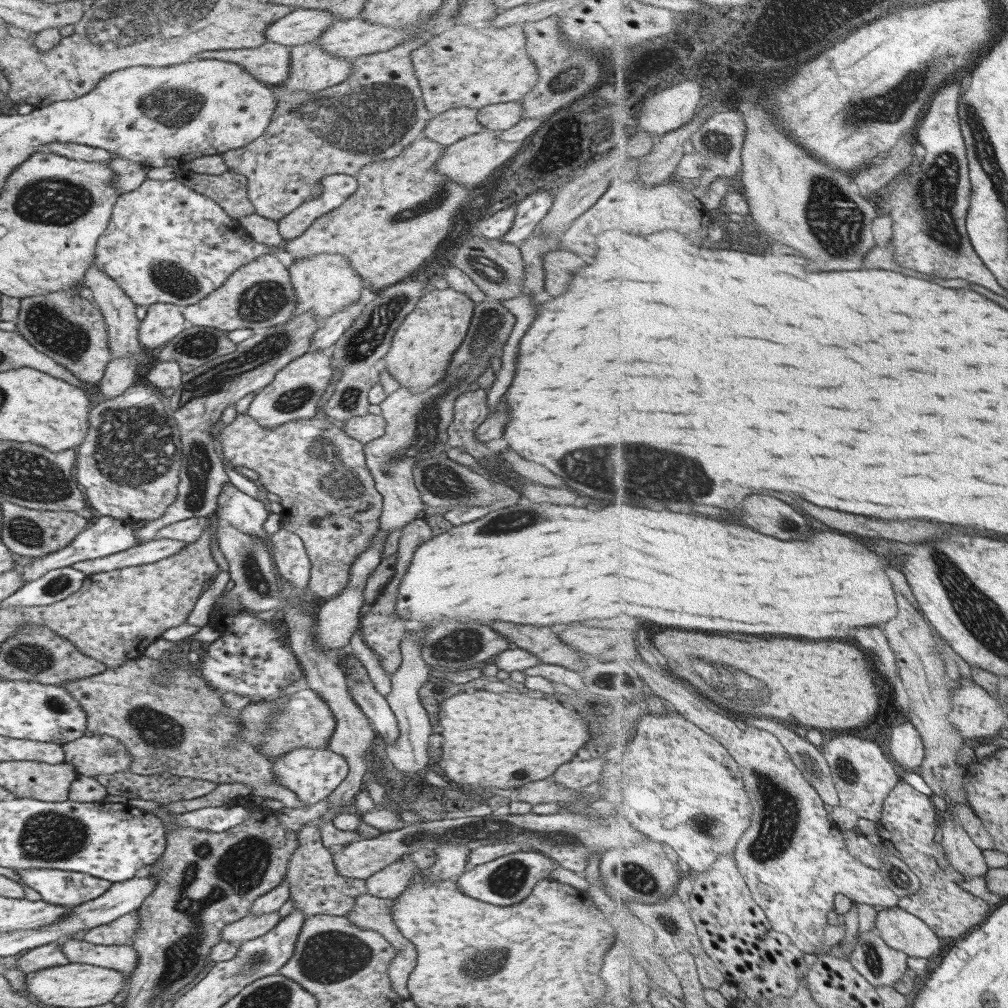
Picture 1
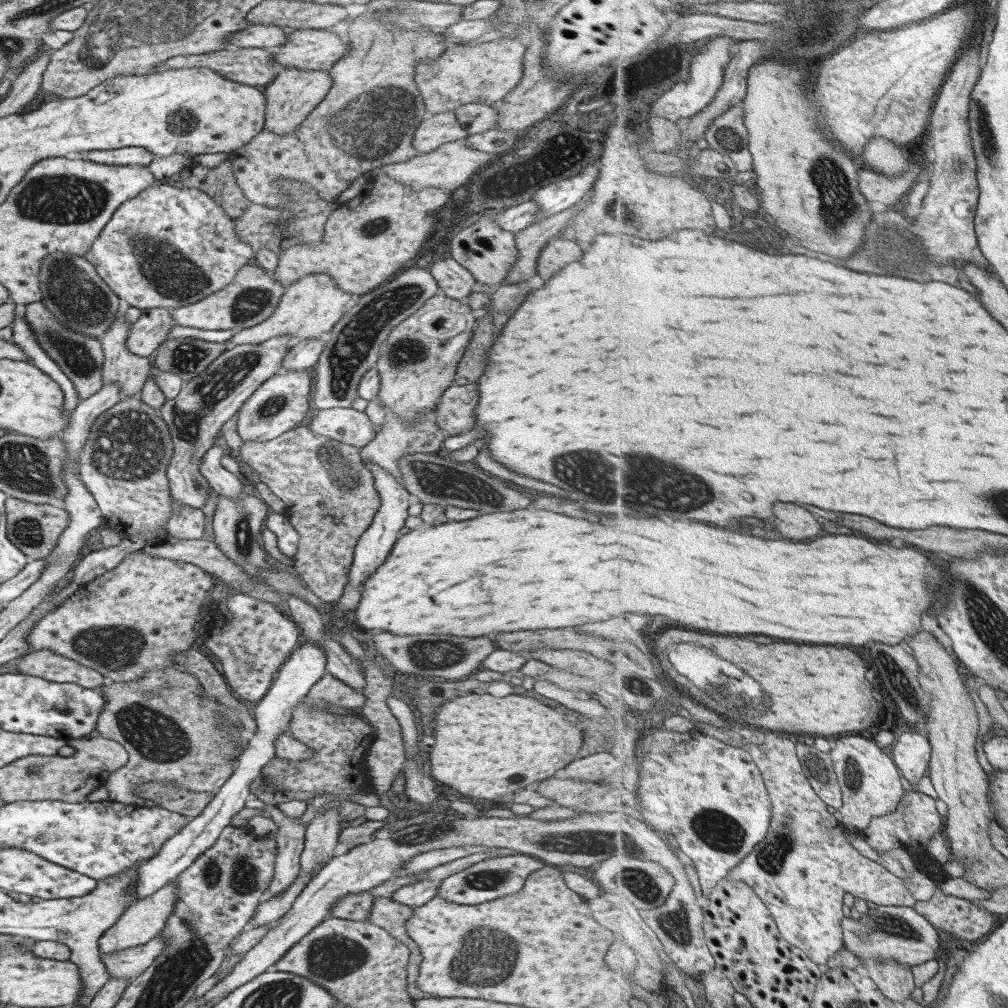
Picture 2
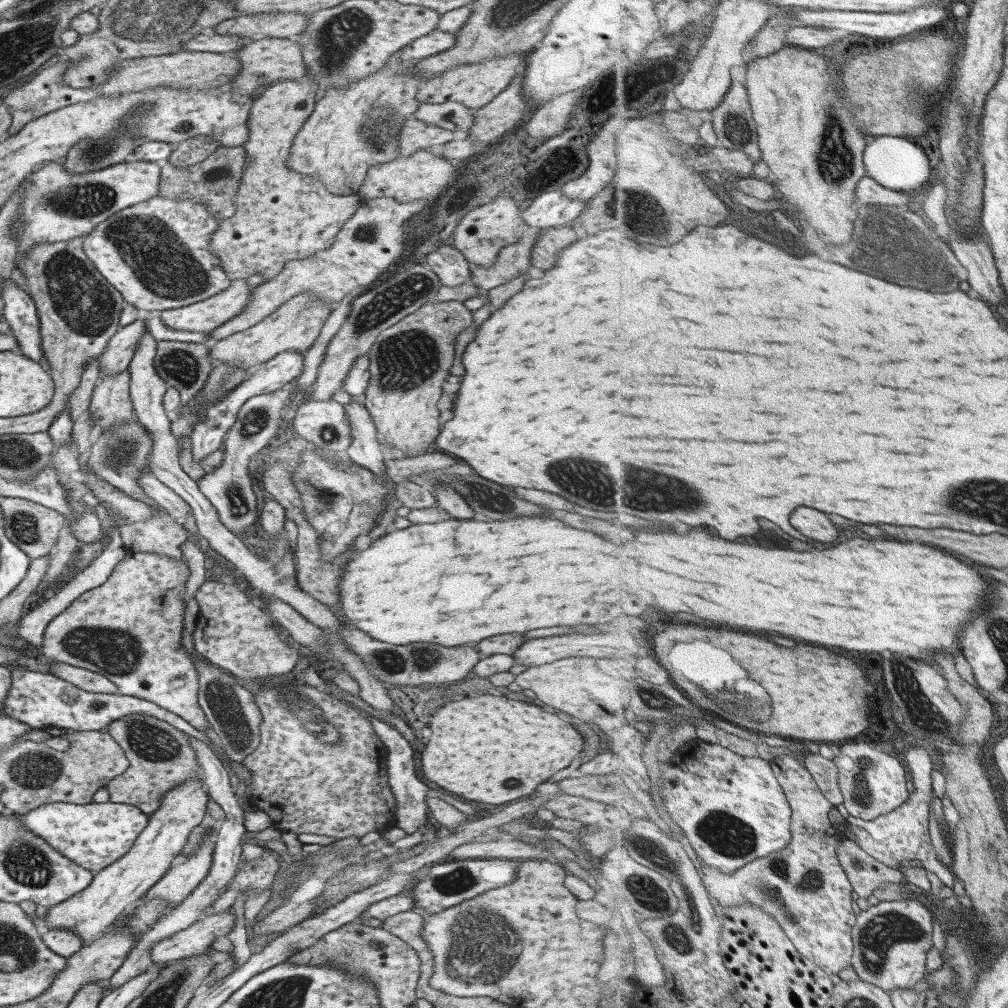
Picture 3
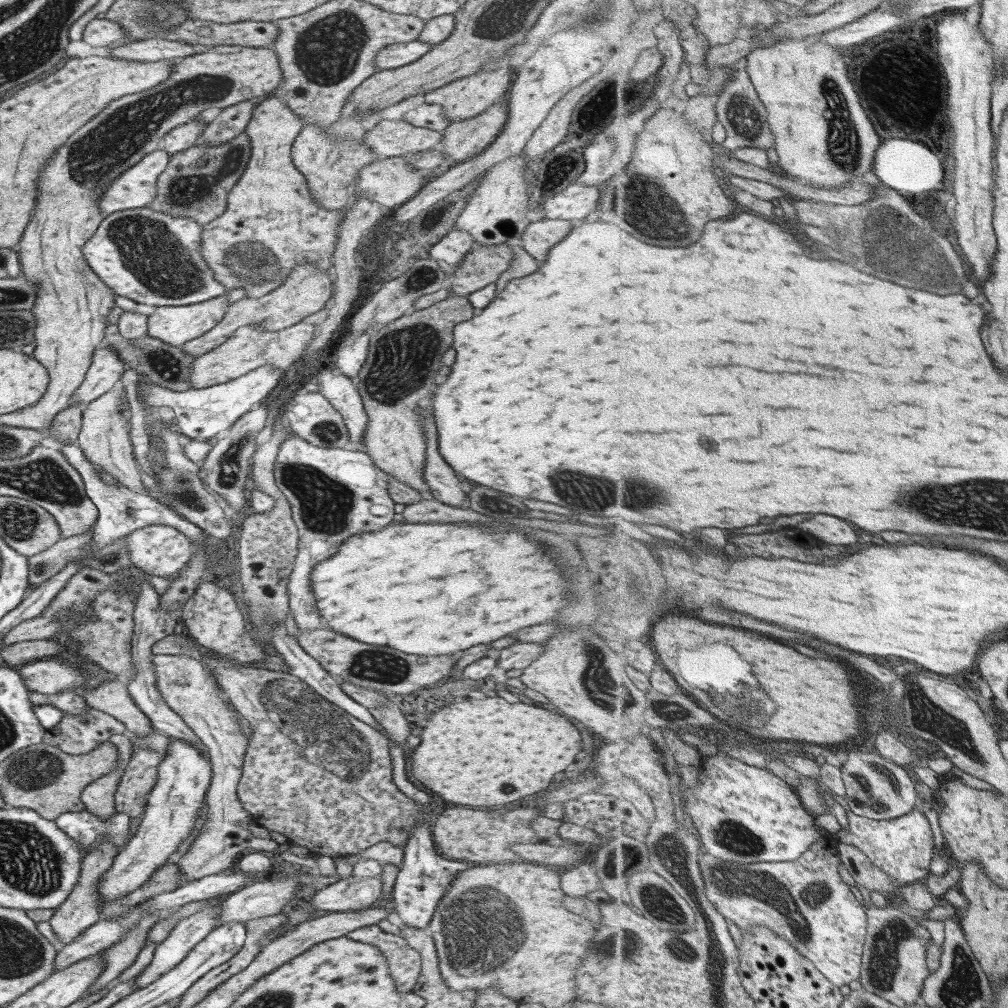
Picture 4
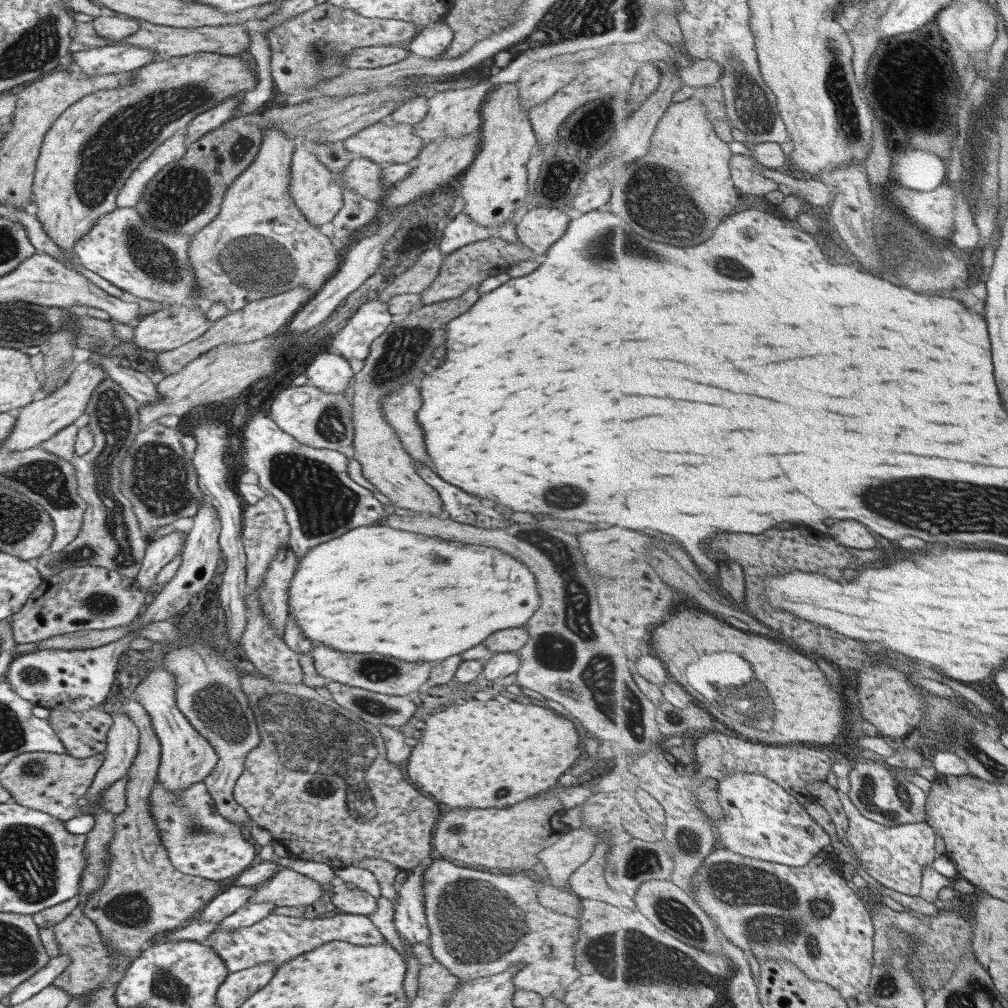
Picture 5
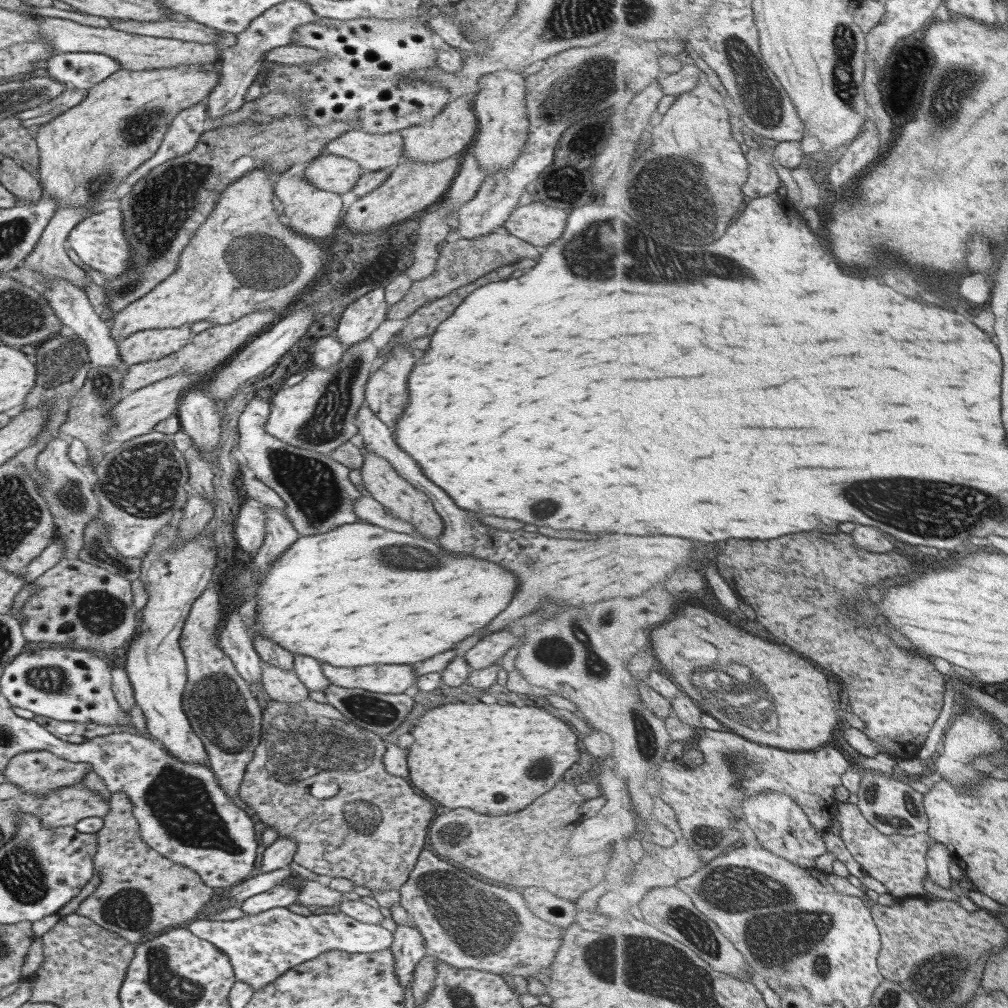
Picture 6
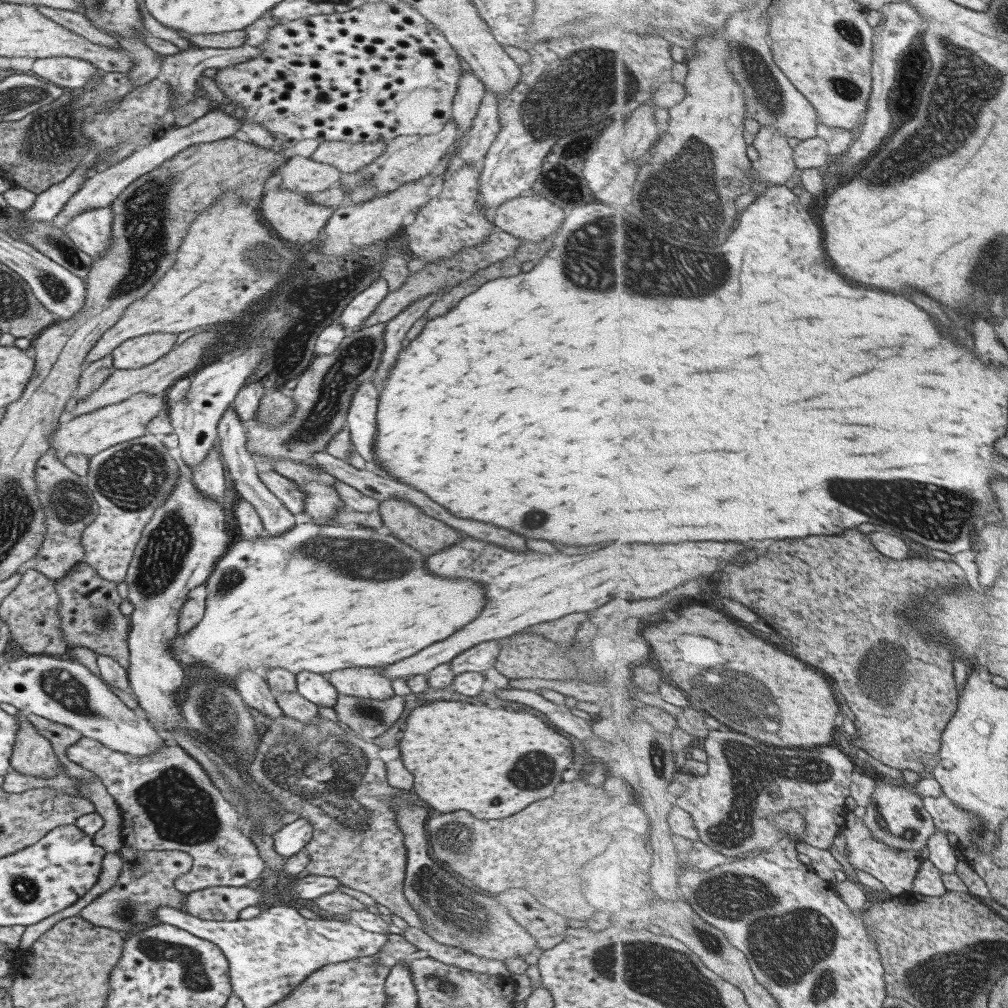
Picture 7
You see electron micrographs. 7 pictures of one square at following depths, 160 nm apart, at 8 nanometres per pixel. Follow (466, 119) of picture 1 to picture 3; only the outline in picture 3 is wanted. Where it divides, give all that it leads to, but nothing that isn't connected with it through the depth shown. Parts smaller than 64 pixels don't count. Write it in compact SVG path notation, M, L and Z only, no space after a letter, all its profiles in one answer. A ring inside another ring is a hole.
M414 118L405 119L398 128L396 138L398 154L407 156L415 151L430 147L432 144L445 144L453 138L449 130L443 130L432 124L423 124Z

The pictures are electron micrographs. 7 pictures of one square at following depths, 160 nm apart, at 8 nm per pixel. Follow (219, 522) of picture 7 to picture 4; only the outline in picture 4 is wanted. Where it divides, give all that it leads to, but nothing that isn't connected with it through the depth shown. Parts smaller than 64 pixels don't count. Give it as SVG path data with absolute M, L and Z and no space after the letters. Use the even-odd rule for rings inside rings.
M163 732L160 734L167 737L171 743L167 748L167 756L163 758L163 762L157 764L155 786L147 795L146 806L135 834L119 849L107 873L101 875L98 880L100 897L97 908L107 901L120 899L120 896L139 888L139 885L142 885L159 866L175 857L178 844L195 826L200 808L204 805L211 778L210 760L201 752L197 752L191 744L171 738Z

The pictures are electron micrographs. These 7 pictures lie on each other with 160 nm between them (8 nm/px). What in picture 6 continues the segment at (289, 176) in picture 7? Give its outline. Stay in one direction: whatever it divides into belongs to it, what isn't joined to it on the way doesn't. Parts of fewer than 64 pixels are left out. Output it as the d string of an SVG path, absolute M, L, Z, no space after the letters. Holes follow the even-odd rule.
M322 153L309 161L302 177L319 190L341 194L349 191L362 173L357 162Z

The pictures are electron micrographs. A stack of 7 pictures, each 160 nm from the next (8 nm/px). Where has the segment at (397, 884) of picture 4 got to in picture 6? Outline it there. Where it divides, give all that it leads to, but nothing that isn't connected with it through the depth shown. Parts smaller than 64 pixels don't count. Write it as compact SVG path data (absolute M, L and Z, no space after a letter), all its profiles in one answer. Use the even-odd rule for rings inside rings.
M396 925L388 948L393 955L394 975L402 988L410 986L417 962L428 953L419 931L412 925Z

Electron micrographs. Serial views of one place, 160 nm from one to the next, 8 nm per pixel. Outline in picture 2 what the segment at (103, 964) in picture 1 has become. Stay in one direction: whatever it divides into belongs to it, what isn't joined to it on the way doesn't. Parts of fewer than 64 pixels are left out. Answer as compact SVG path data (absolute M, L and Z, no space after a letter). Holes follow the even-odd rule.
M161 935L154 936L145 945L131 946L112 954L100 954L100 959L110 978L123 977L131 980L139 976L155 957L166 947Z

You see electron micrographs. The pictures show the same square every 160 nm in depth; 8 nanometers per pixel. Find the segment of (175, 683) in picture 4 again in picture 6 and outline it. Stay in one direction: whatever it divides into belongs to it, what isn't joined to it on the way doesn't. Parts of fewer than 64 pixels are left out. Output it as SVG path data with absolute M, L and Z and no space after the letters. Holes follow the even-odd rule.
M203 589L190 606L178 643L186 664L186 683L181 699L183 712L209 757L208 769L214 774L217 786L231 801L238 795L245 767L253 759L259 743L262 711L246 682L237 674L231 659L218 647L223 614L217 592Z

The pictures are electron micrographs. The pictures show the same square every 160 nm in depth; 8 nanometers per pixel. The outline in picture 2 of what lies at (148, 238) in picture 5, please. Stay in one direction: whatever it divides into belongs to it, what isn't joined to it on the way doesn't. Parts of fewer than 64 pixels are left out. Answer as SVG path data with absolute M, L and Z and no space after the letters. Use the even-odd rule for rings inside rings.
M165 181L154 183L137 196L122 202L95 237L91 248L85 252L85 260L107 288L129 307L143 309L177 309L223 290L232 282L236 273L257 255L251 247L241 243L233 230L234 221L216 203L215 199L193 187L178 189Z

